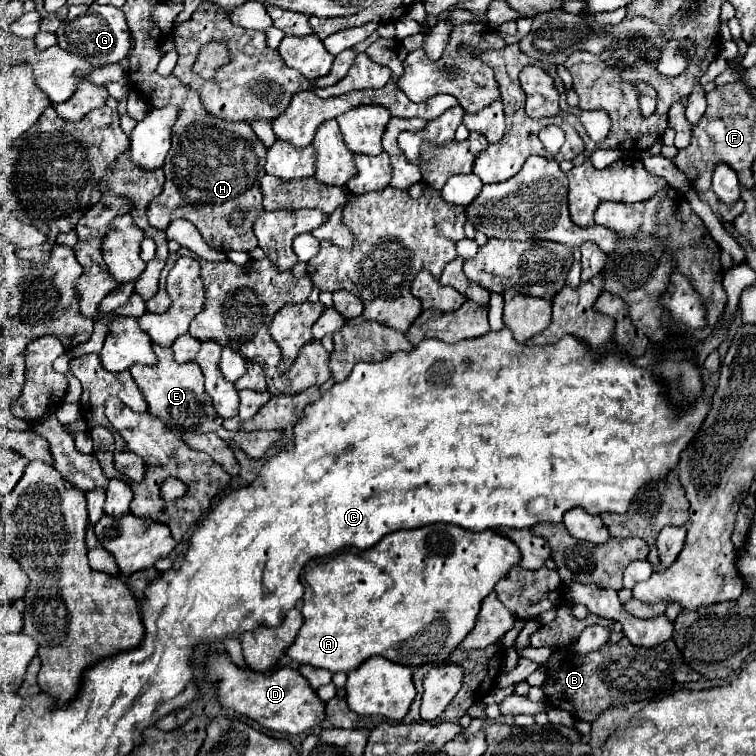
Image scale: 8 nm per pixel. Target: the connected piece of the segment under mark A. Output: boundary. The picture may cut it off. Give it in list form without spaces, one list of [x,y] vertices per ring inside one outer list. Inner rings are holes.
[[[431,524],[431,526],[423,526],[423,528],[417,528],[417,530],[397,530],[397,532],[391,532],[387,534],[379,544],[375,544],[373,548],[369,550],[357,550],[357,548],[345,548],[343,552],[335,554],[335,556],[329,556],[329,558],[317,558],[317,560],[311,560],[307,564],[307,568],[303,570],[303,584],[305,584],[305,596],[303,596],[303,626],[293,642],[293,646],[287,650],[287,656],[299,664],[311,664],[315,668],[325,668],[329,670],[331,674],[335,672],[351,672],[355,670],[359,664],[363,664],[363,660],[371,658],[371,656],[383,656],[391,662],[397,662],[397,664],[405,664],[409,668],[417,668],[417,666],[423,666],[423,664],[429,664],[429,666],[435,666],[435,664],[441,664],[449,658],[449,654],[459,646],[459,642],[467,636],[467,632],[473,630],[475,626],[475,618],[479,614],[479,608],[481,608],[481,602],[483,598],[495,588],[495,584],[511,570],[511,566],[519,564],[519,548],[515,548],[515,544],[497,534],[497,532],[467,532],[465,528],[461,528],[461,534],[459,534],[459,526],[455,524]]]

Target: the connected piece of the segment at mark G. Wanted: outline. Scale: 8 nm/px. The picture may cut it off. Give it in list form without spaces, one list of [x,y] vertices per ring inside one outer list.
[[[95,2],[91,6],[71,6],[67,20],[59,26],[55,36],[57,44],[63,50],[79,58],[85,58],[93,66],[107,66],[121,62],[131,50],[131,34],[123,10],[115,6],[99,6]]]

